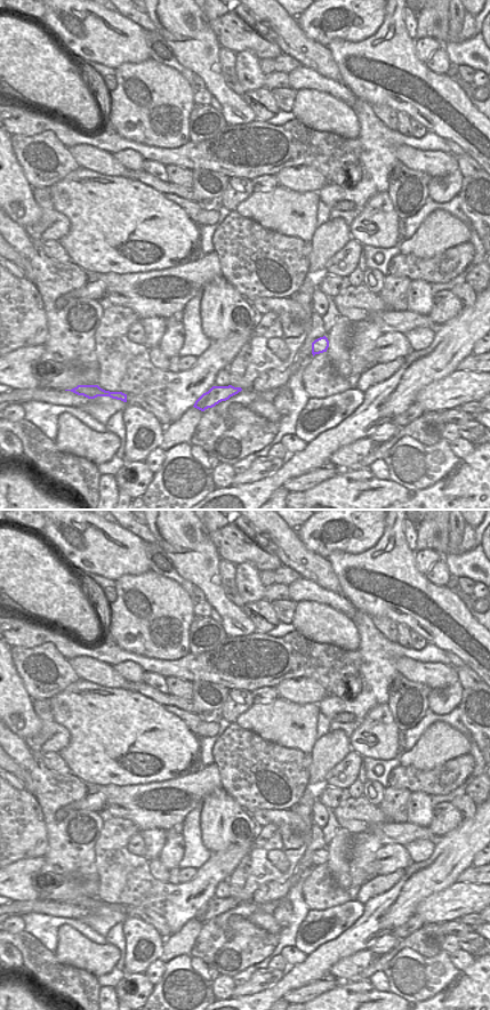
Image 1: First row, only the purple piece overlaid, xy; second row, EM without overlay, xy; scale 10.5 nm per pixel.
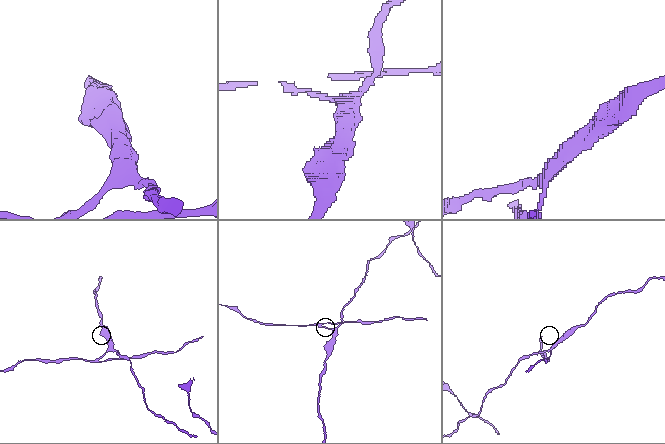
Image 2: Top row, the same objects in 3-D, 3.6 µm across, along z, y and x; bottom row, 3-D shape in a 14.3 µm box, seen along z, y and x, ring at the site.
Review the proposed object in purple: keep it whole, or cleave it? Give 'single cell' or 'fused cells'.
fused cells

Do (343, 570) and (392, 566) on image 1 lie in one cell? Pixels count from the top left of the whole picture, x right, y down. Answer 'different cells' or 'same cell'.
same cell

